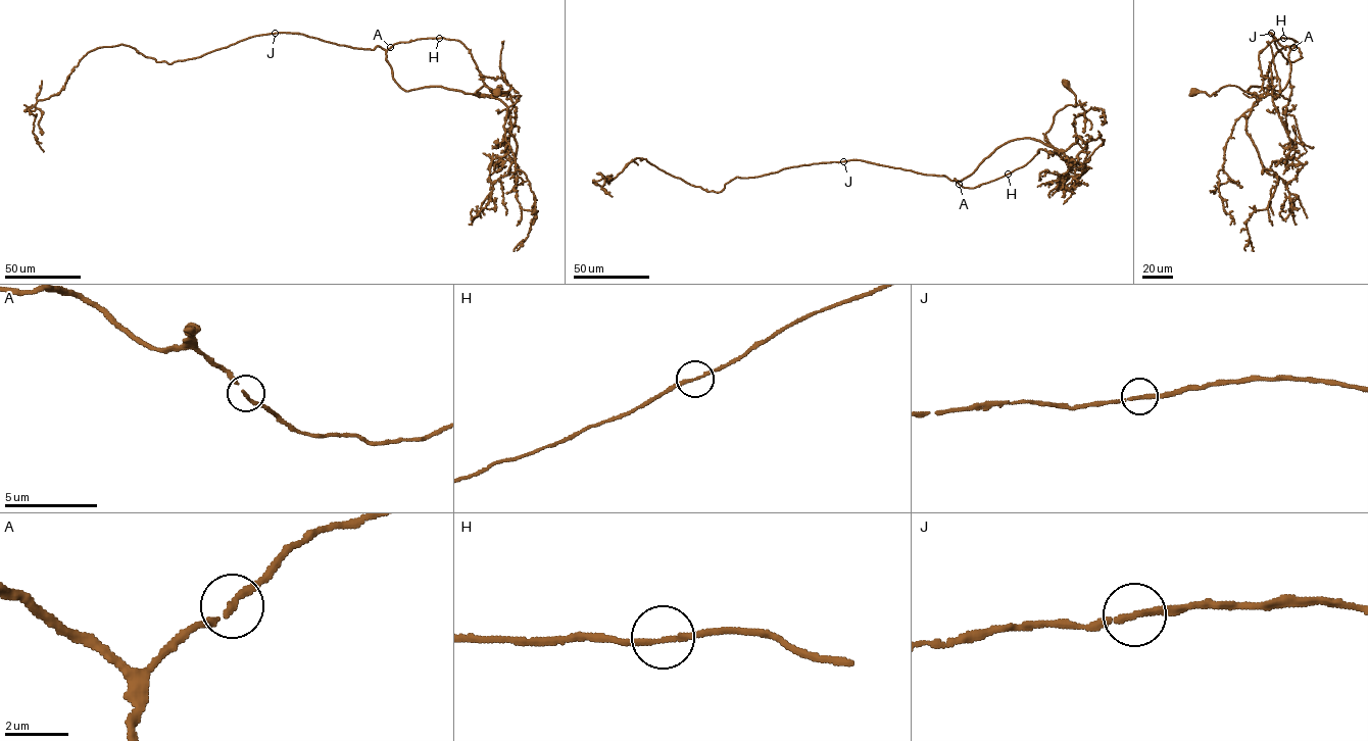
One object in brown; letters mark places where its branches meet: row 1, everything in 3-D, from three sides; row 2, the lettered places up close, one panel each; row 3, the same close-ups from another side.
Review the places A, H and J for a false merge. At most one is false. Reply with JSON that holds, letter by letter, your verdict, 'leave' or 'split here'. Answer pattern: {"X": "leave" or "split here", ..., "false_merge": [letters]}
{"A": "leave", "H": "leave", "J": "leave", "false_merge": []}

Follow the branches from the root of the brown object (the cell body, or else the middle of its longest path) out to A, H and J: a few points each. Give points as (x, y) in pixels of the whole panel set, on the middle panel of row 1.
A: (1067, 83), (1076, 105), (1056, 112), (1048, 146), (1008, 141), (959, 184)
H: (1067, 83), (1076, 105), (1056, 112), (1048, 146), (1008, 141), (955, 180), (974, 188), (1008, 174)
J: (1067, 83), (1076, 105), (1056, 112), (1044, 137), (1048, 146), (1029, 138), (1008, 141), (960, 181), (843, 161)

